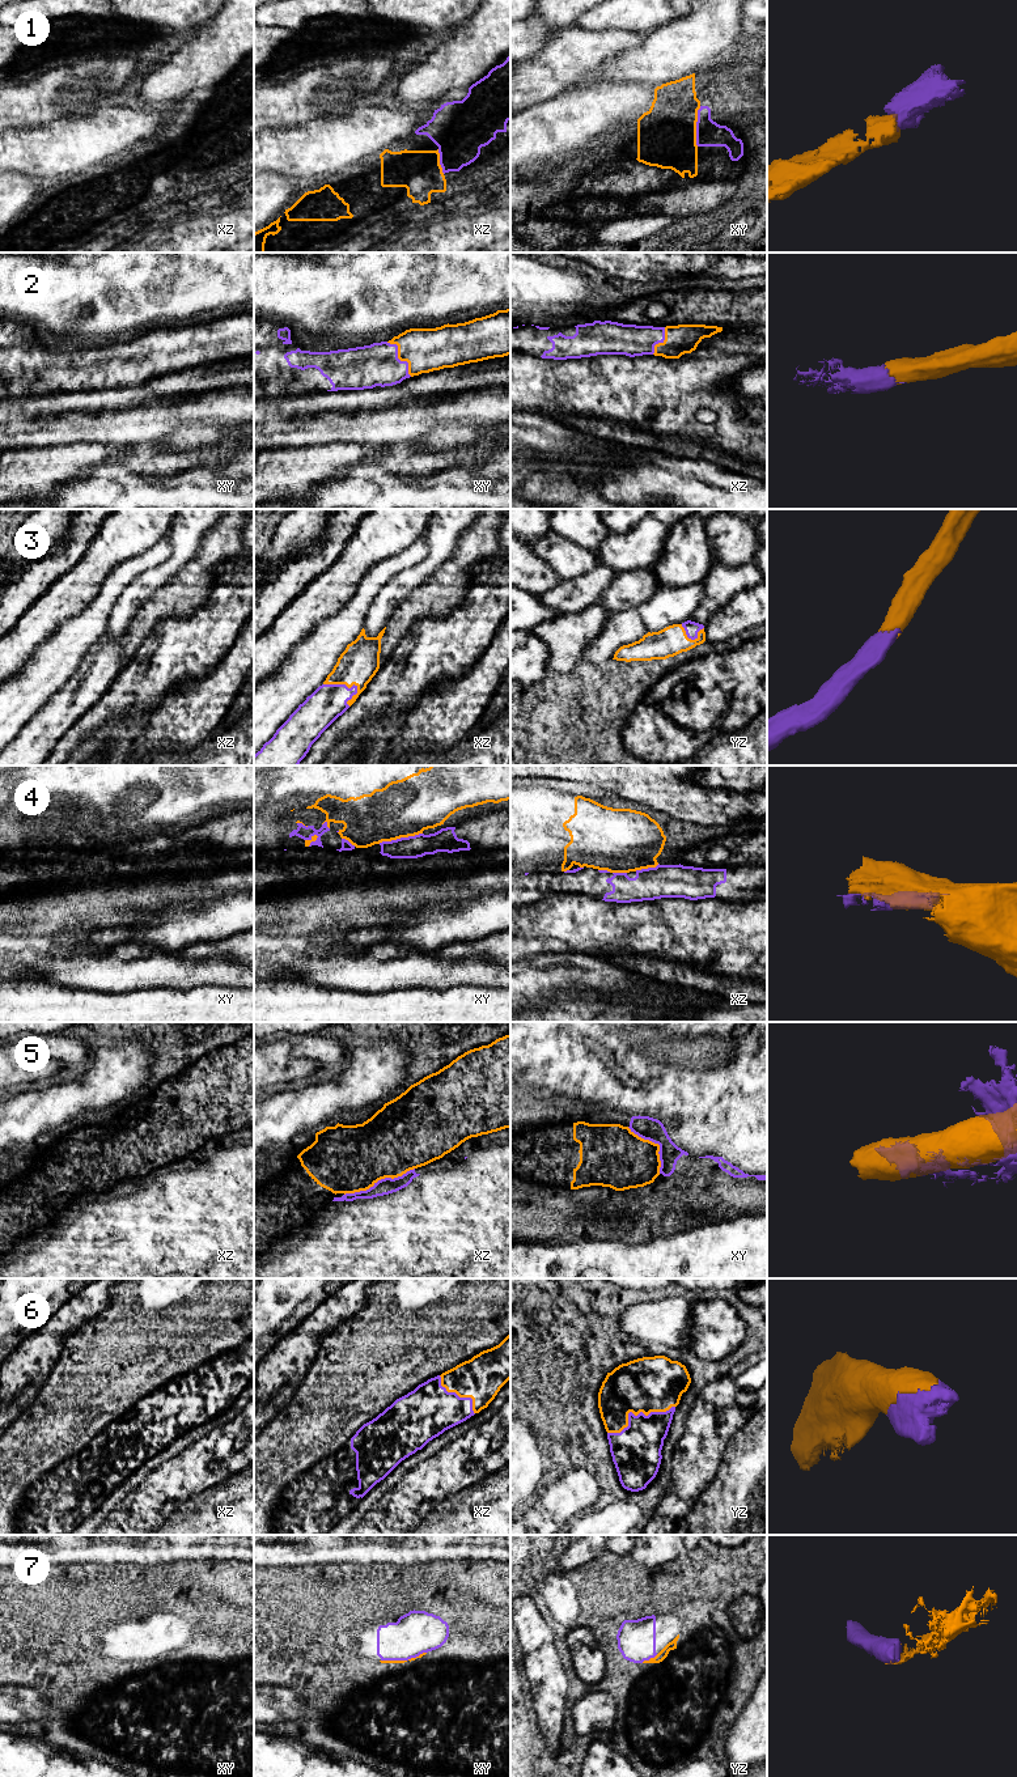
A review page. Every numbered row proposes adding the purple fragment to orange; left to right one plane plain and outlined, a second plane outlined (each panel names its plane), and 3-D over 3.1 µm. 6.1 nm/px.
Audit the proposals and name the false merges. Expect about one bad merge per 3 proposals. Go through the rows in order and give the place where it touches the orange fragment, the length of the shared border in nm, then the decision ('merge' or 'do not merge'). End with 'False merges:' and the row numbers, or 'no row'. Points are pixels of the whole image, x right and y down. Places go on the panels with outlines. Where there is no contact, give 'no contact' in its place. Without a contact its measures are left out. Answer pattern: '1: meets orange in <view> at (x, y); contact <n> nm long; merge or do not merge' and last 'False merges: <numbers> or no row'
1: meets orange in xy at (695, 126); contact 240 nm long; merge
2: meets orange in xy at (398, 357); contact 260 nm long; merge
3: meets orange in xz at (343, 683); contact 220 nm long; merge
4: meets orange in xy at (399, 838); contact 280 nm long; do not merge
5: meets orange in xz at (378, 1179); contact 460 nm long; merge
6: meets orange in yz at (635, 1415); contact 440 nm long; merge
7: meets orange in yz at (651, 1658); contact 120 nm long; merge
False merges: 4

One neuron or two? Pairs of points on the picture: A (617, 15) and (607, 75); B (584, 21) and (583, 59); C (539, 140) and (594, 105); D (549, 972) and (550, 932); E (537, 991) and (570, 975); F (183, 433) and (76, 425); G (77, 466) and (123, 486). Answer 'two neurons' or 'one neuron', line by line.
A: two neurons
B: two neurons
C: one neuron
D: two neurons
E: one neuron
F: two neurons
G: two neurons

